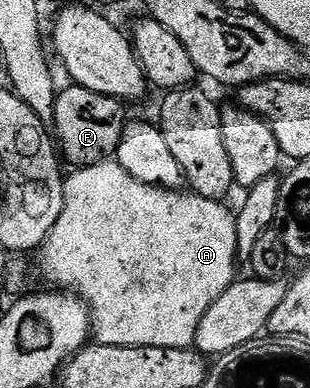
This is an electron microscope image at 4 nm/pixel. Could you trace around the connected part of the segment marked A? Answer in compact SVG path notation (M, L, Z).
M109 158L94 166L75 169L64 181L64 205L62 214L58 214L58 222L45 238L42 251L39 253L40 264L44 267L44 276L49 285L60 290L71 290L88 305L92 314L95 343L106 346L130 346L131 348L192 348L196 343L198 324L202 316L218 298L237 279L236 260L240 256L238 250L238 230L236 229L236 212L228 209L227 203L218 200L207 200L191 190L173 190L150 186L146 182L138 182L134 174L126 174L115 159Z

